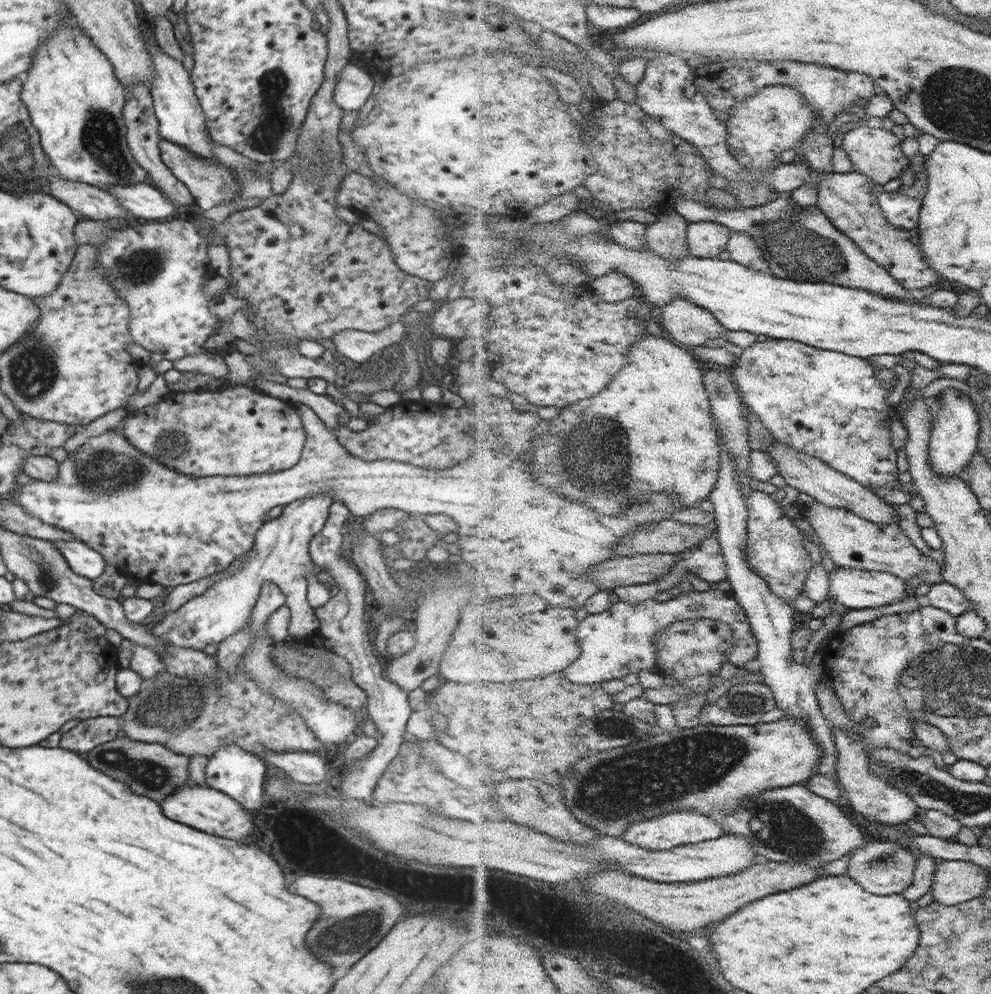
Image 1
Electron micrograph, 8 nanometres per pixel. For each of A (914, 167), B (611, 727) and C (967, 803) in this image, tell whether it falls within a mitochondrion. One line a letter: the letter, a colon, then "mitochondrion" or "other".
A: other
B: mitochondrion
C: mitochondrion

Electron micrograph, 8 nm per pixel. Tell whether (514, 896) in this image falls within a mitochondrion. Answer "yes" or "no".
no

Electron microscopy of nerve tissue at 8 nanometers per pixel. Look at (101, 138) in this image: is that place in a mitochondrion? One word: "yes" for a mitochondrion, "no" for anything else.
yes

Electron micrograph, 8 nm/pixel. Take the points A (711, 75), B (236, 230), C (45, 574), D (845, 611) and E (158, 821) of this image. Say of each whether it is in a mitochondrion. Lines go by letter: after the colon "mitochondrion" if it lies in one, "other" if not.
A: other
B: other
C: mitochondrion
D: other
E: other

